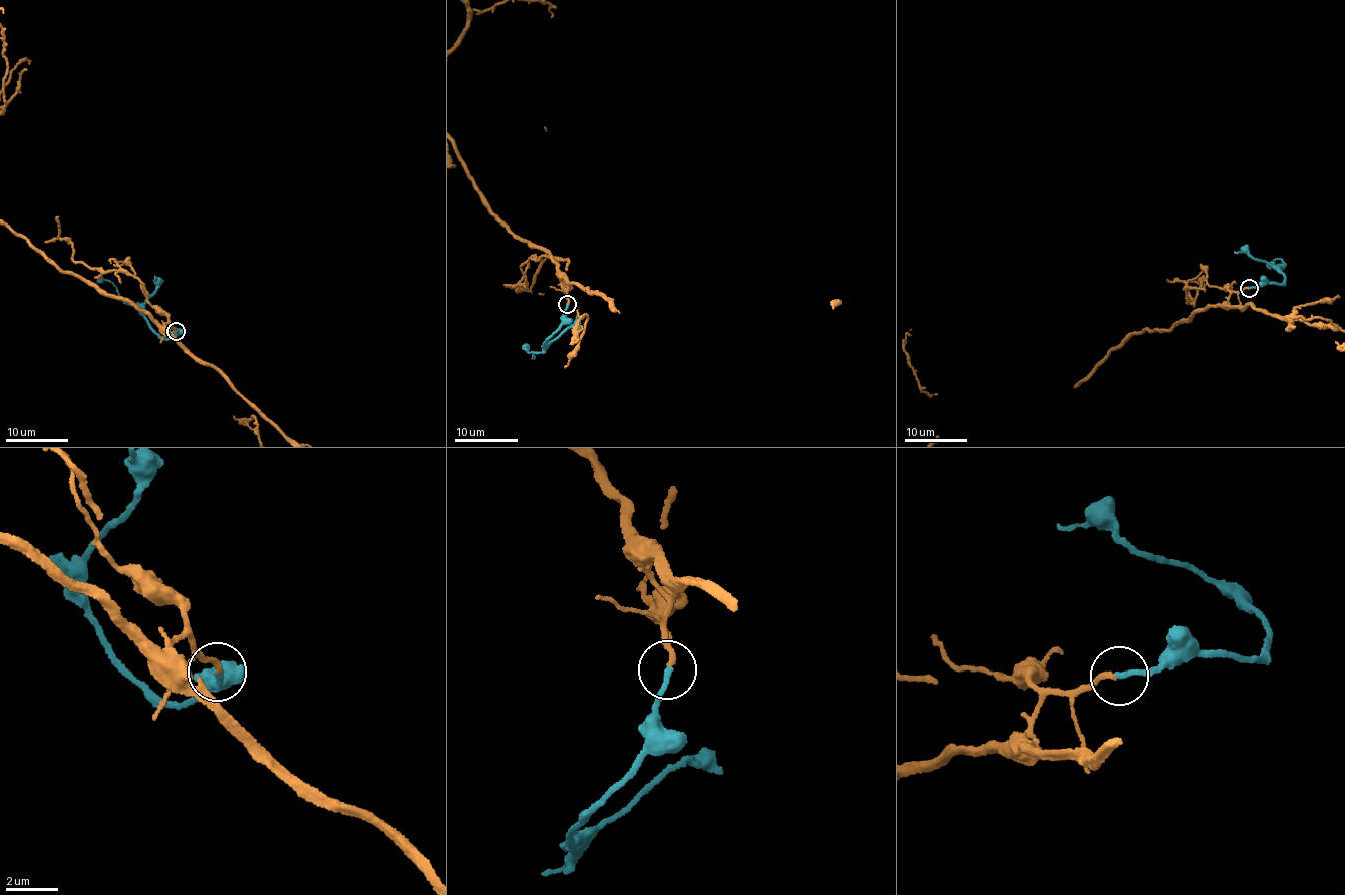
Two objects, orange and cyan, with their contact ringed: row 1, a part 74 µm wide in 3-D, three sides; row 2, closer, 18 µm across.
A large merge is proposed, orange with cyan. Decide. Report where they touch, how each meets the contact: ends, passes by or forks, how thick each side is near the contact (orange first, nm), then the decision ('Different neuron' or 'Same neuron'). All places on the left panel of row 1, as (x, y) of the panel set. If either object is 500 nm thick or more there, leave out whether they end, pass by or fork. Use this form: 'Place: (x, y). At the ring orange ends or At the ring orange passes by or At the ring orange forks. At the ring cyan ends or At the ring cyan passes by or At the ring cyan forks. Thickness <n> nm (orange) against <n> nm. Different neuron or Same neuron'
Place: (176, 331). At the ring orange ends. At the ring cyan ends. Thickness 220 nm (orange) against 220 nm. Same neuron

